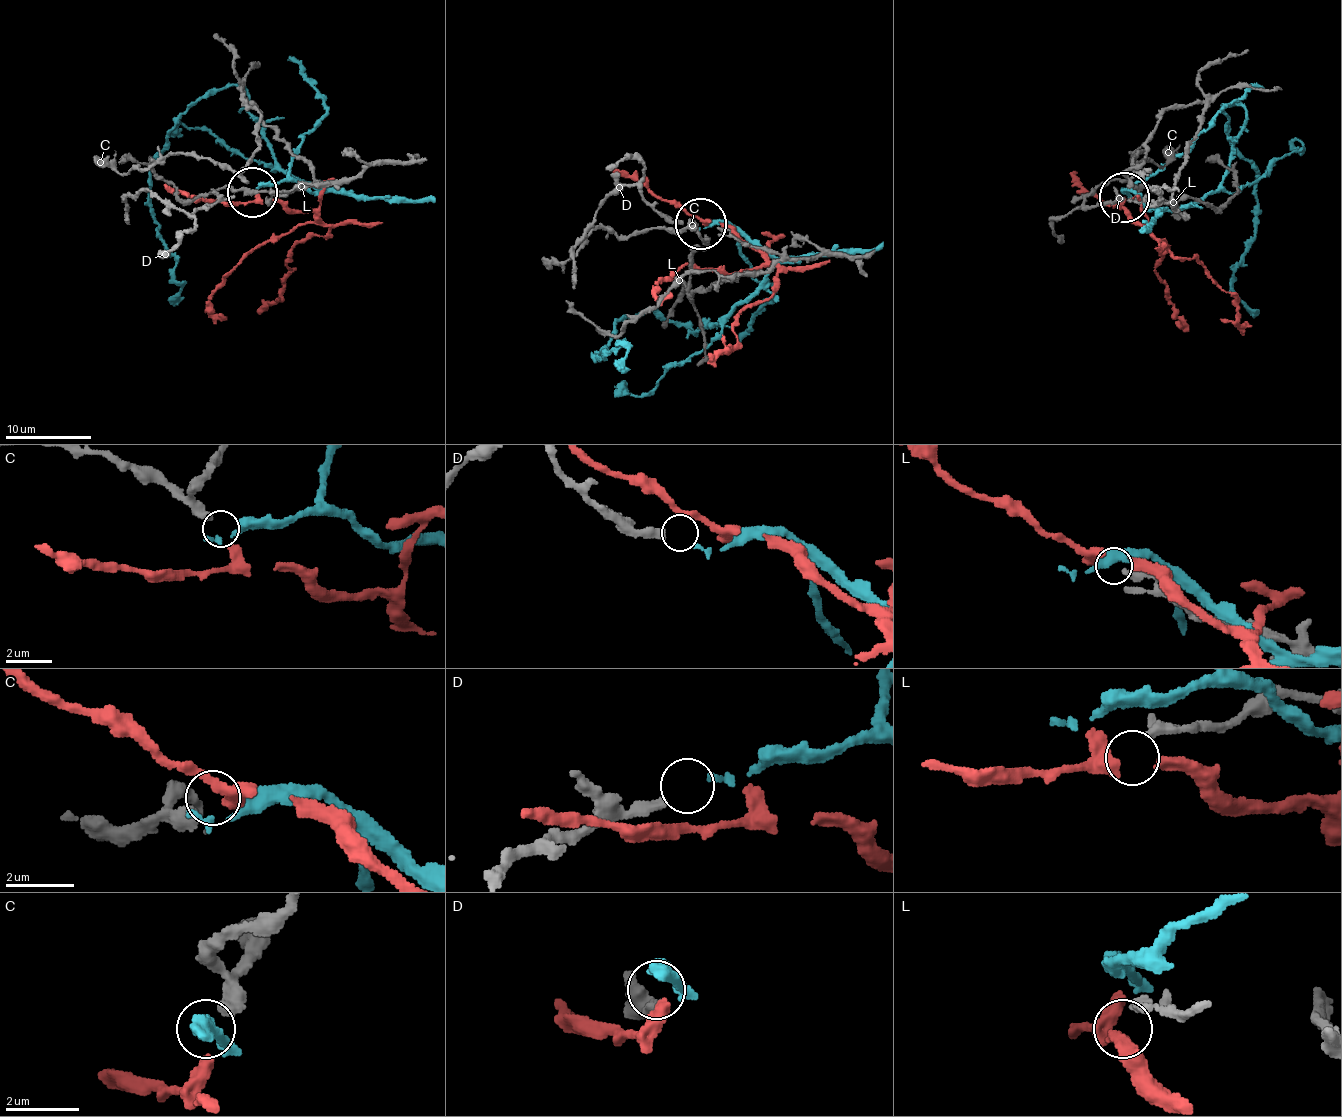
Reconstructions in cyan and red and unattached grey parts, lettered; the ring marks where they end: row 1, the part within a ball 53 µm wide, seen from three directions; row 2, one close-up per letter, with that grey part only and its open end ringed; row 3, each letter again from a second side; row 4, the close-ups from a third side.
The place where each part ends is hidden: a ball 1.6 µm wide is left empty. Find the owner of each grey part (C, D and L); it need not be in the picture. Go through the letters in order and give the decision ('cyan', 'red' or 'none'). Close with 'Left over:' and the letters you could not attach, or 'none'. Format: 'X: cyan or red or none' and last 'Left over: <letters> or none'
C: red
D: cyan
L: none
Left over: L

